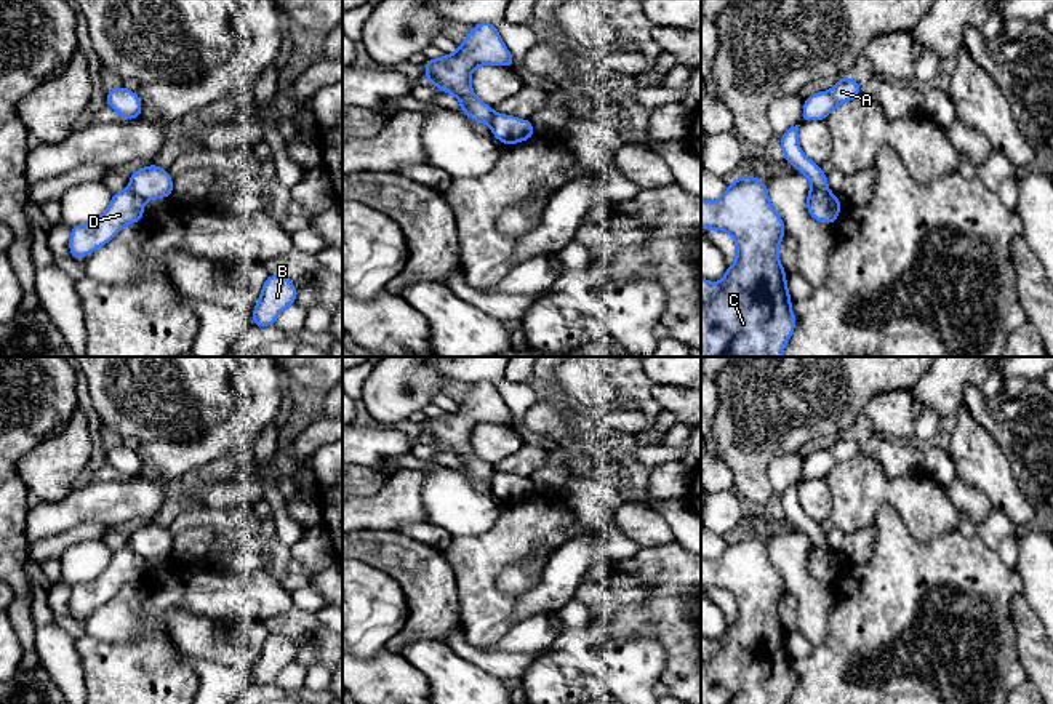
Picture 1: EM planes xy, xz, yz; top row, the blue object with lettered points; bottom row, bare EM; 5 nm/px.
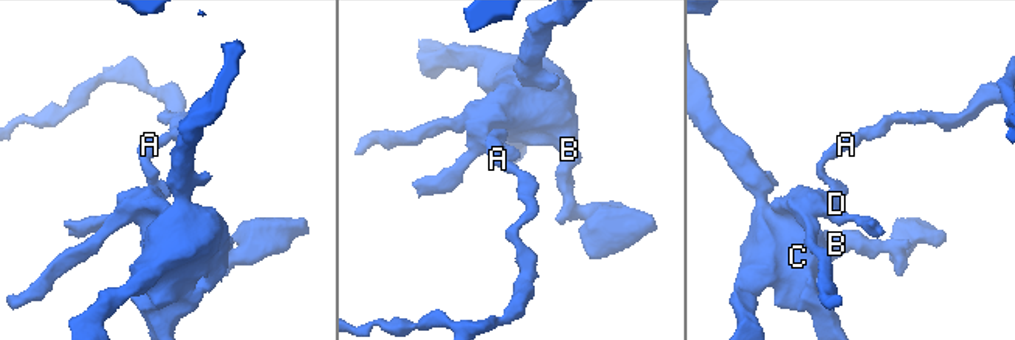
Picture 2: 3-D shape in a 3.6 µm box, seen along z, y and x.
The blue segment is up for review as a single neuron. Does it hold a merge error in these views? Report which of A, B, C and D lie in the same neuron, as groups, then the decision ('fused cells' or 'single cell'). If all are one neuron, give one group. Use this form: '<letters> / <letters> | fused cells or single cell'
A / B C D | fused cells

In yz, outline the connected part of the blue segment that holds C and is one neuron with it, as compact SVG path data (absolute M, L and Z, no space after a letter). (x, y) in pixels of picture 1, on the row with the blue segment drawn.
M744 174L733 179L720 198L714 202L701 200L701 229L728 232L736 243L736 262L727 267L720 283L701 277L701 357L783 357L797 318L791 309L787 274L778 256L778 246L786 235L786 229L768 198L767 182Z

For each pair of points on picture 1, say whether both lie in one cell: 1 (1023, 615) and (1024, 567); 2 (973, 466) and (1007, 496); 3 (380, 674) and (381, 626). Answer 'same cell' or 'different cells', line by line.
1: different cells
2: same cell
3: different cells

